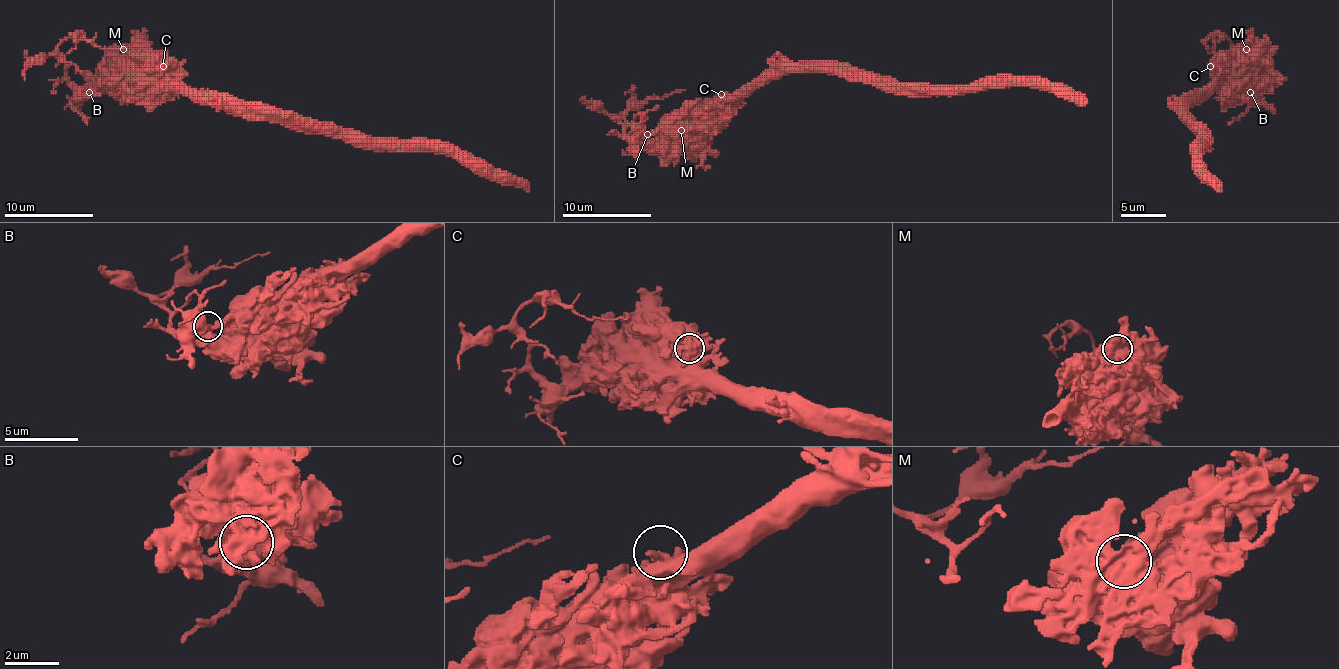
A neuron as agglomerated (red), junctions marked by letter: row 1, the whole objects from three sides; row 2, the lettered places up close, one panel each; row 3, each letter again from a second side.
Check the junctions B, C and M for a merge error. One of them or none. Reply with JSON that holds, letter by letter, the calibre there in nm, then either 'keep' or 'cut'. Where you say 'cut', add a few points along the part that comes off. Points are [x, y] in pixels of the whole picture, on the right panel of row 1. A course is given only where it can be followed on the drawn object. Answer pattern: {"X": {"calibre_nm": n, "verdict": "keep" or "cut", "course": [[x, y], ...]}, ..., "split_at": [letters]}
{"B": {"calibre_nm": 550, "verdict": "cut", "course": [[1250, 91], [1253, 80], [1226, 37], [1221, 37], [1215, 49], [1206, 49]]}, "C": {"calibre_nm": 550, "verdict": "keep"}, "M": {"calibre_nm": 550, "verdict": "keep"}, "split_at": ["B"]}

